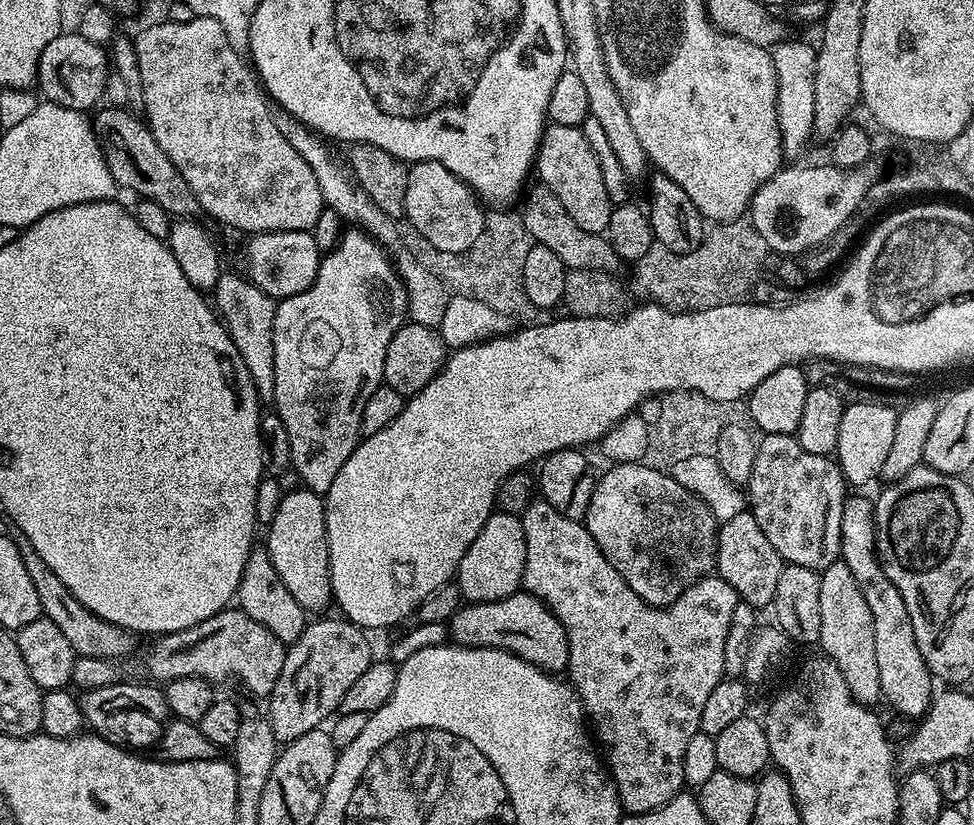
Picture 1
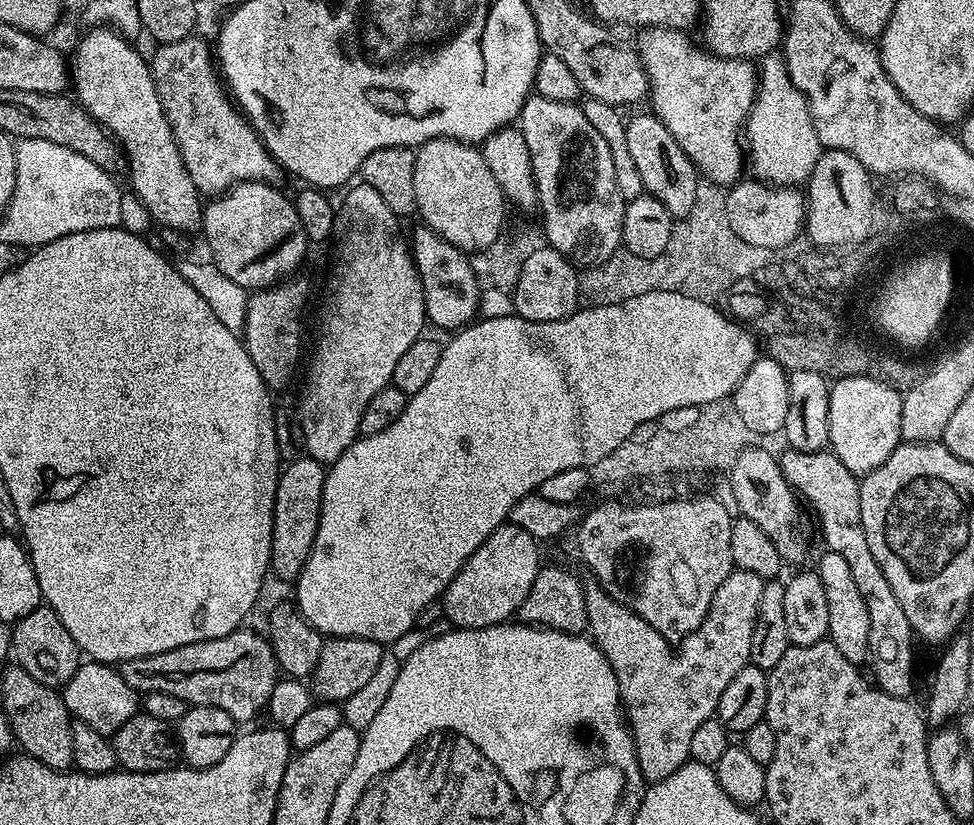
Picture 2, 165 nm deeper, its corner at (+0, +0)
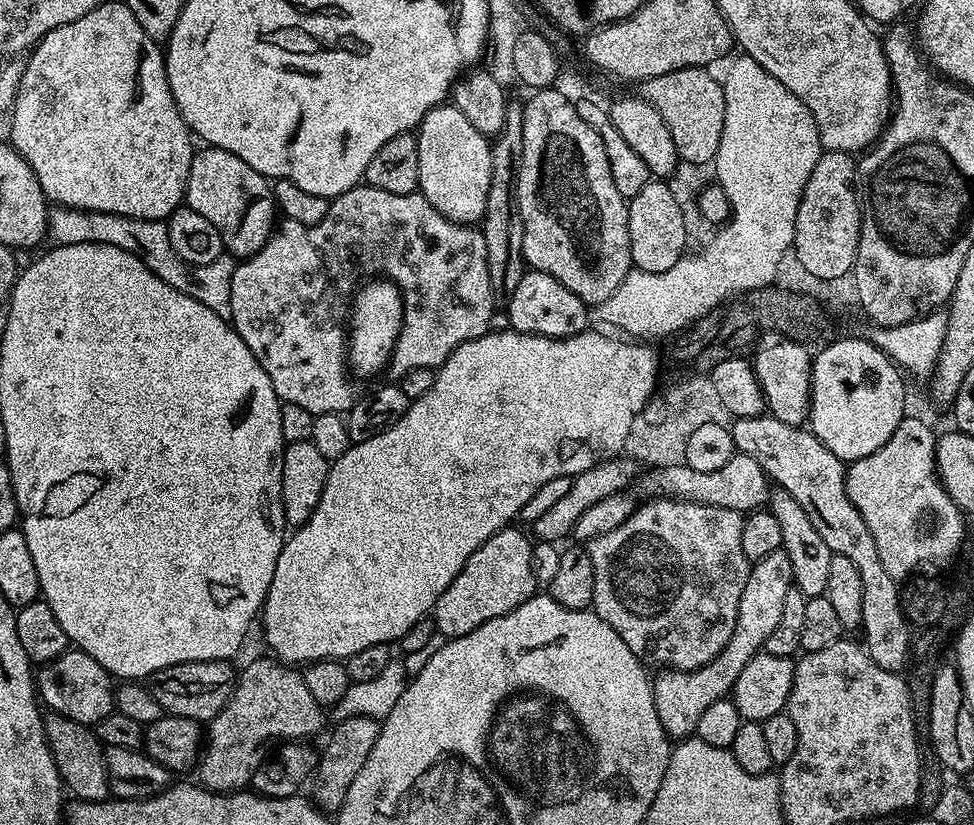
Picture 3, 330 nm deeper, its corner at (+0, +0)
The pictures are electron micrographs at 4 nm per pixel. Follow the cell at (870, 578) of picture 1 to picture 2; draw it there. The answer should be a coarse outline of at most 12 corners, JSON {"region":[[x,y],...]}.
{"region":[[830,450],[779,453],[870,614],[876,687],[911,697],[910,622],[862,530],[860,480]]}

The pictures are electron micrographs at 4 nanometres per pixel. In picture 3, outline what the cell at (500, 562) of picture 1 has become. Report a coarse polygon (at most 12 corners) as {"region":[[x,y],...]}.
{"region":[[509,526],[470,554],[434,609],[445,638],[537,591],[533,541]]}

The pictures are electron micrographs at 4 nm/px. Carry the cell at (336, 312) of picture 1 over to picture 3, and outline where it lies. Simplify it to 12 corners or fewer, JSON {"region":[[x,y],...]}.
{"region":[[372,278],[350,301],[349,367],[387,367],[402,330],[402,294]]}

